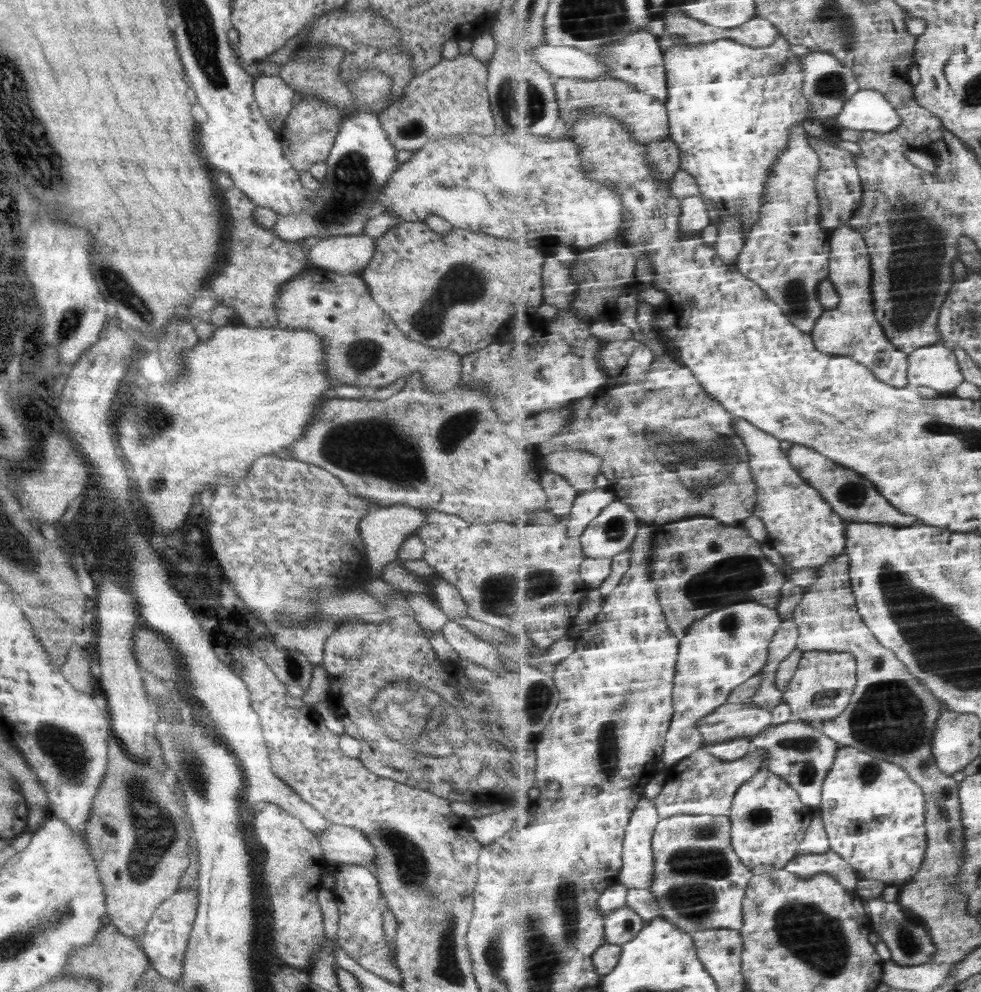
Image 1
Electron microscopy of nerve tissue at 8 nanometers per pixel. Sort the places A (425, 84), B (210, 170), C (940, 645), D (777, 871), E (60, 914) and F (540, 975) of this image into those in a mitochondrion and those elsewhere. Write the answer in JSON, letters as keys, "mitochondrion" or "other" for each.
{"A":"other","B":"other","C":"mitochondrion","D":"other","E":"mitochondrion","F":"mitochondrion"}

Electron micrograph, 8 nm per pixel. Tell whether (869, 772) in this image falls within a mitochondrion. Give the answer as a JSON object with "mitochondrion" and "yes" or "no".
{"mitochondrion":"yes"}

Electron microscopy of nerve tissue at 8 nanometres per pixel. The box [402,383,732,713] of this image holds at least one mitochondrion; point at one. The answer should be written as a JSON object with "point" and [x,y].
{"point":[497,593]}

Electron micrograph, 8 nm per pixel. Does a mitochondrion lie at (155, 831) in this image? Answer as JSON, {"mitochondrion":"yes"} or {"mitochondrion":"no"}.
{"mitochondrion":"yes"}

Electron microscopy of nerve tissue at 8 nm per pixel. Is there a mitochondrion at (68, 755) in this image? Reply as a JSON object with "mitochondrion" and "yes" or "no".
{"mitochondrion":"yes"}

